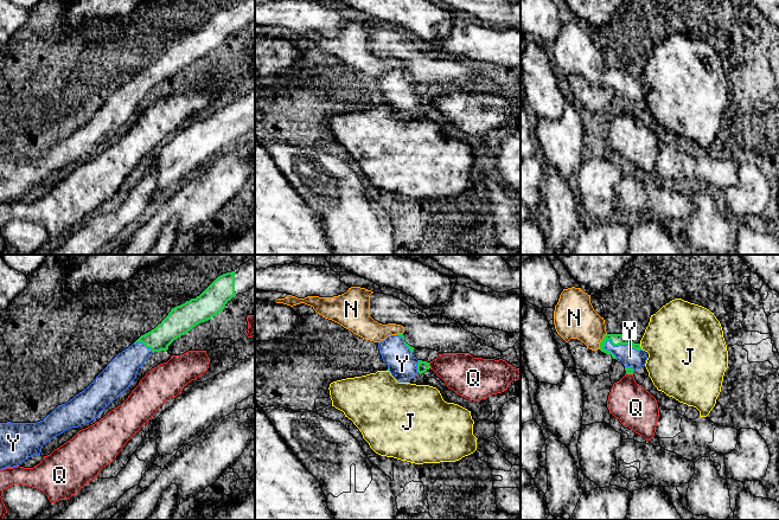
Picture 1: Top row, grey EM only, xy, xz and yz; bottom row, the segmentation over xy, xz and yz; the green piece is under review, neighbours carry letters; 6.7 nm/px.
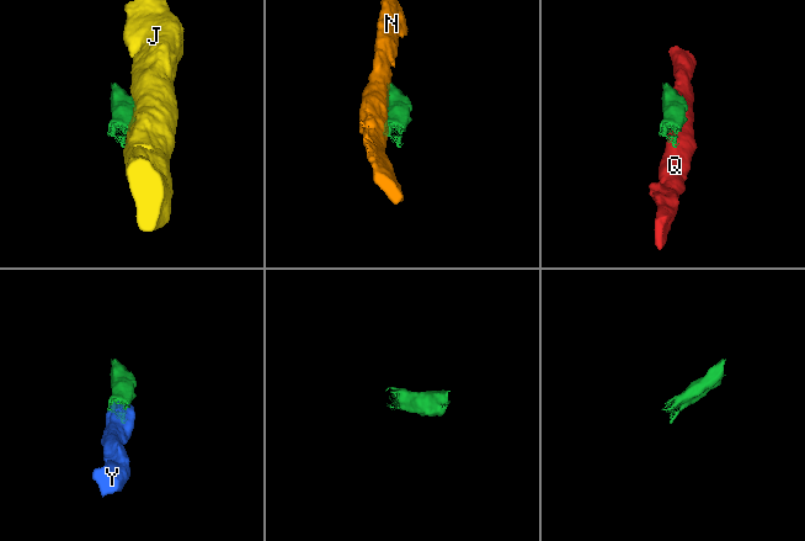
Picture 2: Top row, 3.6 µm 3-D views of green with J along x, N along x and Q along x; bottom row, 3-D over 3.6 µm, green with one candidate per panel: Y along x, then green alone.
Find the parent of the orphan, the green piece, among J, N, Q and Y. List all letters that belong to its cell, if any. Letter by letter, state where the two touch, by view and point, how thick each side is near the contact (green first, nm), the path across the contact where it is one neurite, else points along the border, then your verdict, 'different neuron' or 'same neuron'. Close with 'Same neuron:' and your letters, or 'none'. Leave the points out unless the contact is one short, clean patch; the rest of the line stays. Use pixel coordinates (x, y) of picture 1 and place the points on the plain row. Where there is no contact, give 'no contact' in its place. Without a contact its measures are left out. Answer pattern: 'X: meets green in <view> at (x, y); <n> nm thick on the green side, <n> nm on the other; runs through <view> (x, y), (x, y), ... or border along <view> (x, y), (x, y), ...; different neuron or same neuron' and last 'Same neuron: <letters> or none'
J: meets green in yz at (639, 81); 80 nm thick on the green side, 420 nm on the other; different neuron
N: meets green in yz at (601, 76); 80 nm thick on the green side, 280 nm on the other; different neuron
Q: meets green in xz at (428, 100); 80 nm thick on the green side, 260 nm on the other; different neuron
Y: meets green in yz at (620, 78); 80 nm thick on the green side, 130 nm on the other; runs through yz (615, 74), (620, 78), (630, 91); same neuron
Same neuron: Y

